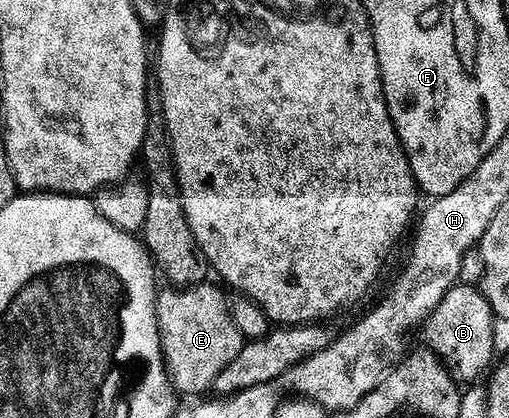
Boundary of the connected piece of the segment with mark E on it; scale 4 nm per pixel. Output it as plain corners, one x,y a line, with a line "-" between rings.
212,284
186,288
160,289
155,311
159,321
159,343
163,345
163,361
171,375
172,385
180,395
210,391
217,372
241,352
243,333
233,322
229,298

